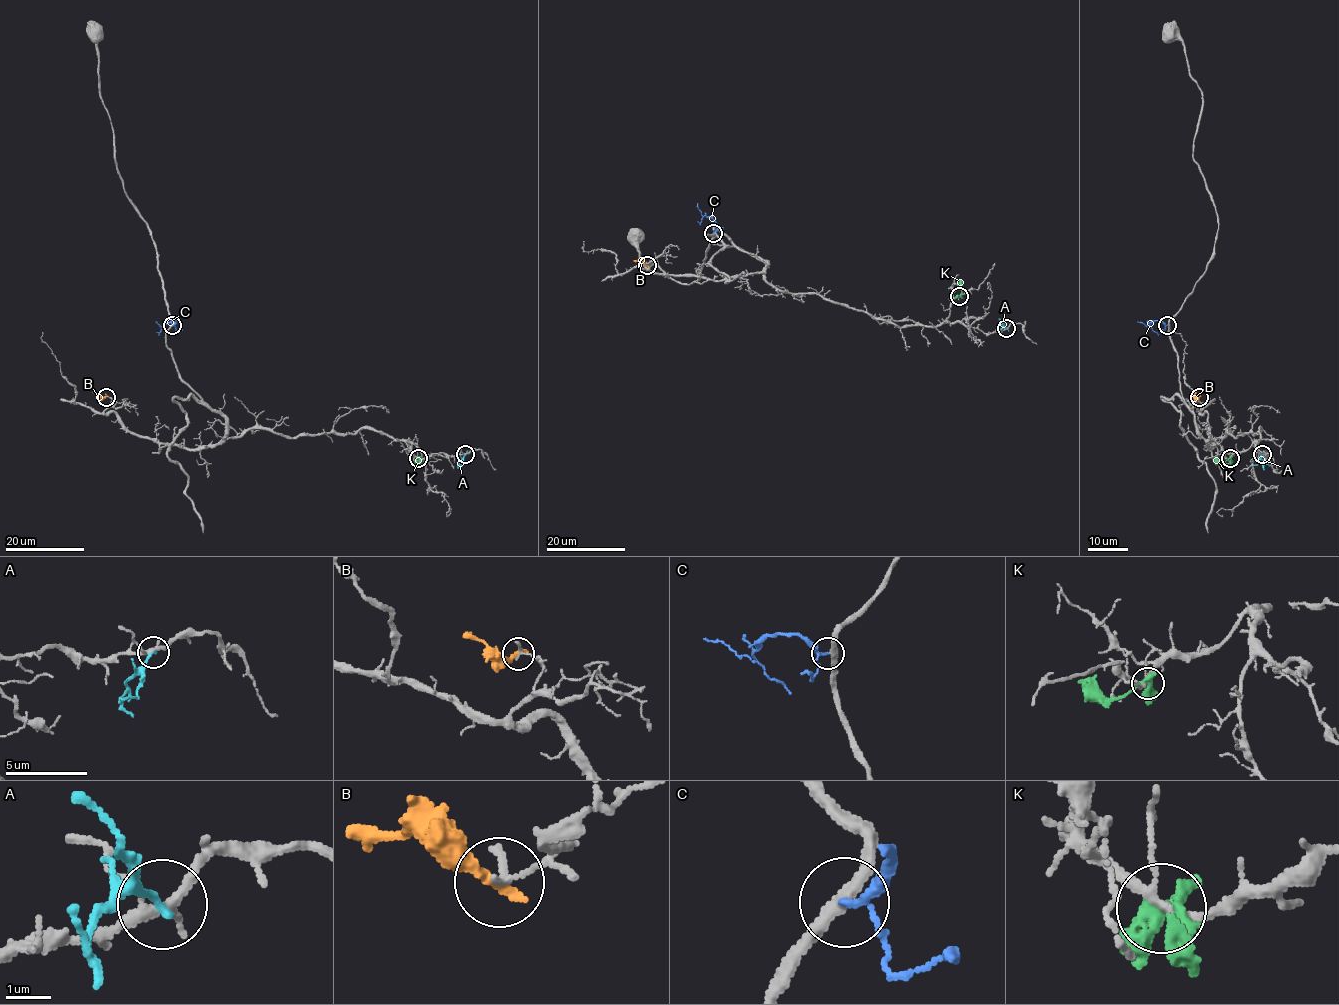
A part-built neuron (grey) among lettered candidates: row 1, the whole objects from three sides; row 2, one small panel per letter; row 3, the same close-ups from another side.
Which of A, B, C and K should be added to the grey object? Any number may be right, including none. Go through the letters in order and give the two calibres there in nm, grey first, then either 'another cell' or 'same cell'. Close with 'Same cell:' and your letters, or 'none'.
A: 220/180 nm | another cell
B: 170/280 nm | another cell
C: 320/120 nm | another cell
K: 190/320 nm | another cell
Same cell: none

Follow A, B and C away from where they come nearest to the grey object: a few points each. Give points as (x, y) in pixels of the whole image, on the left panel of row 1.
A: (465, 454), (458, 463), (460, 470)
B: (105, 397), (93, 391)
C: (172, 325), (176, 321), (161, 327), (157, 322)

